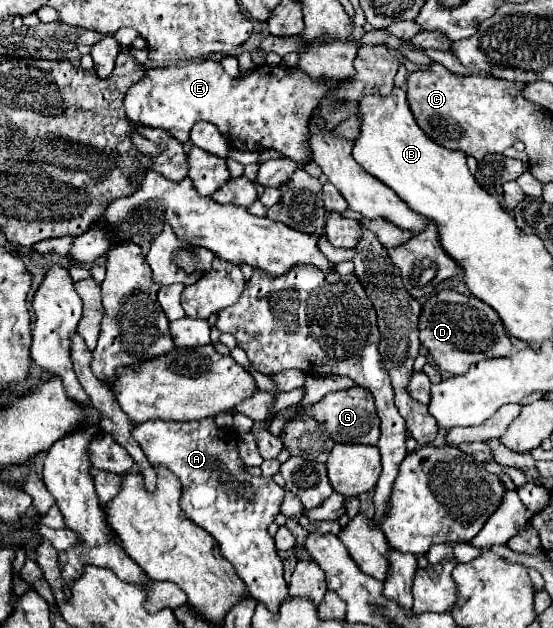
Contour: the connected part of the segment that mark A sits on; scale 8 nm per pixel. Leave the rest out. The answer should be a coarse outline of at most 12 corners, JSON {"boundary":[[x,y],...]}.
{"boundary":[[133,424],[181,482],[249,596],[277,612],[283,564],[267,528],[285,490],[251,476],[235,428]]}

